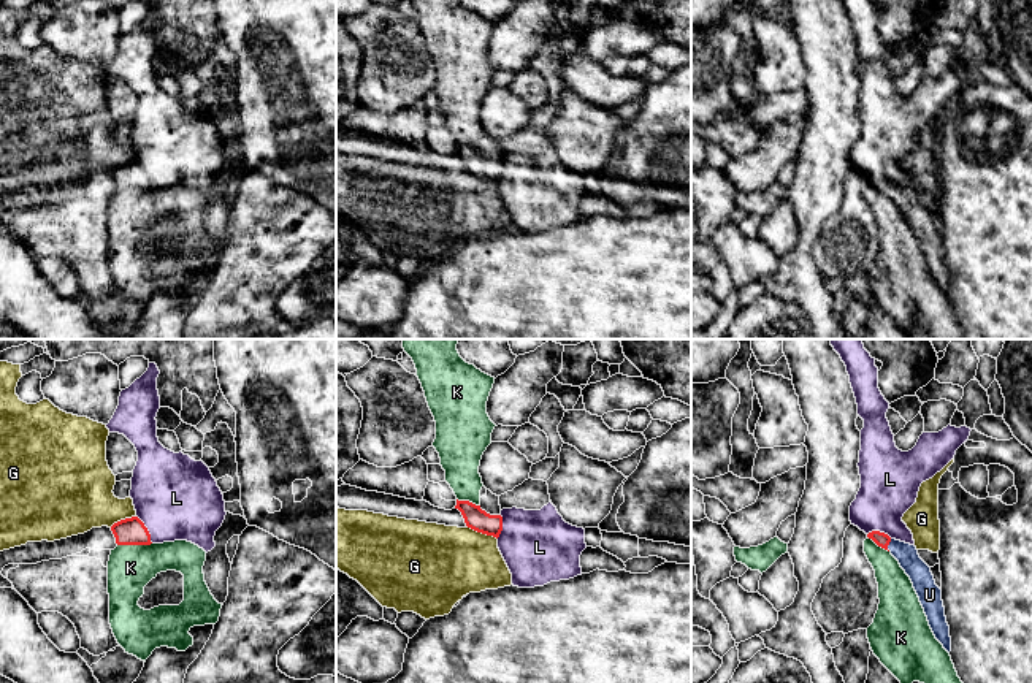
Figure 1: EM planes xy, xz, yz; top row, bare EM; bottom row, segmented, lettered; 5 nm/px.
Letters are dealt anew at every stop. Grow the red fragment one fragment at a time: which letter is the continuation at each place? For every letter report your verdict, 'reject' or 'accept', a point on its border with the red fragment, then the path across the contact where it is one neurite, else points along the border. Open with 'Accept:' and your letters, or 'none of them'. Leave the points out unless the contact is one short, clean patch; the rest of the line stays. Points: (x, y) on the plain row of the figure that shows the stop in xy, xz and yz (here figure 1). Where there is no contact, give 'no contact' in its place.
Accept: U
G: reject | xz (482, 178) | along xz (466, 170), (496, 184)
K: reject | xy (133, 189) | along xy (151, 187), (118, 190)
L: reject | xy (146, 175) | along xy (137, 160), (152, 187)
U: accept | yz (888, 189) | across yz (882, 184), (888, 189), (920, 219)

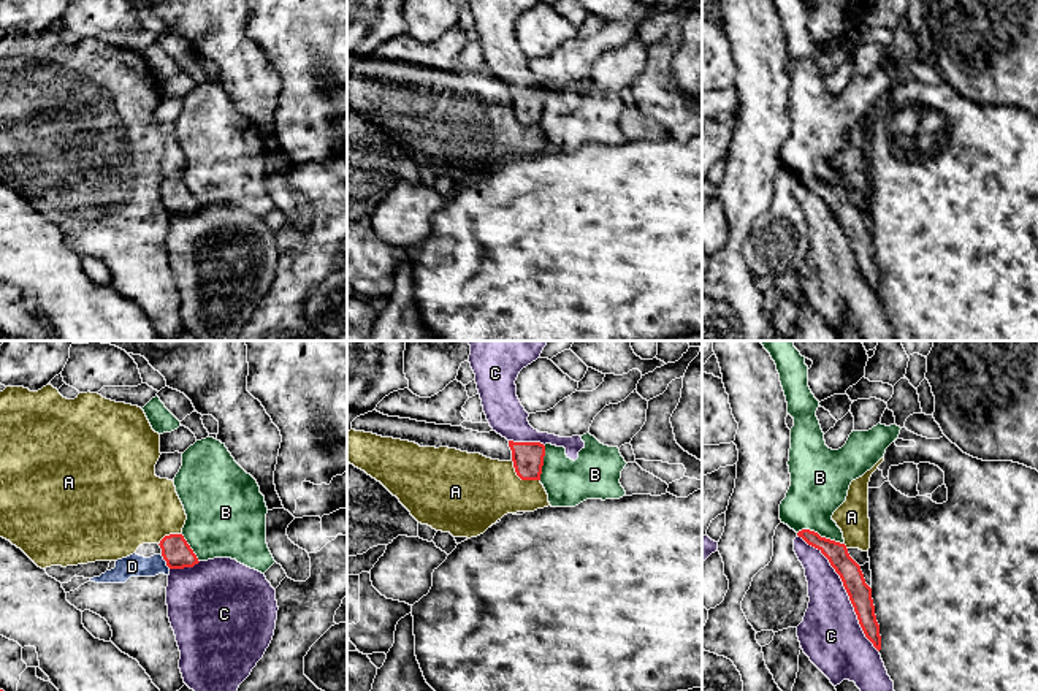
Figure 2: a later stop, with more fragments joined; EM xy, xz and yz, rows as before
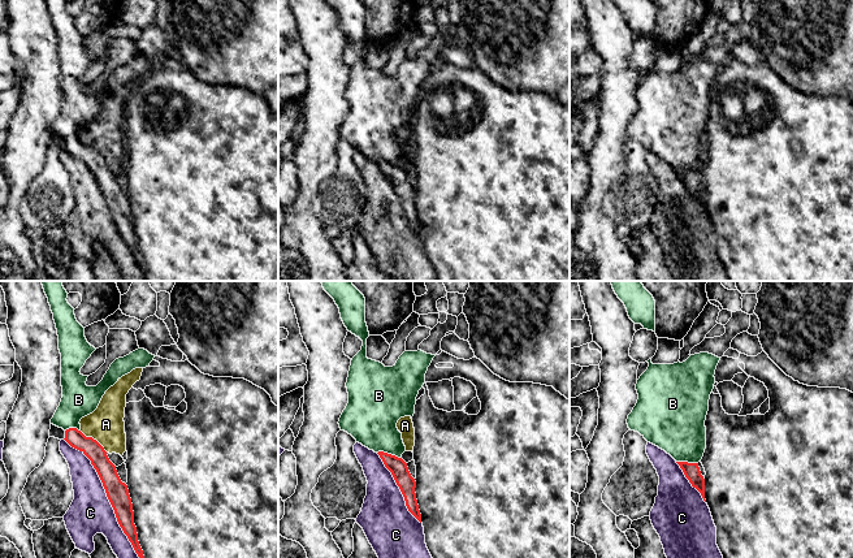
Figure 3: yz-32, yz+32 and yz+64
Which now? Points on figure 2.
Accept: none of them
A: reject | xz (522, 124) | along xz (512, 105), (514, 116), (522, 124), (539, 125)
B: reject | yz (820, 181) | along yz (797, 176), (816, 176), (843, 189)
C: reject | yz (847, 236)
D: reject | xy (165, 205) | along xy (160, 200), (170, 213)

